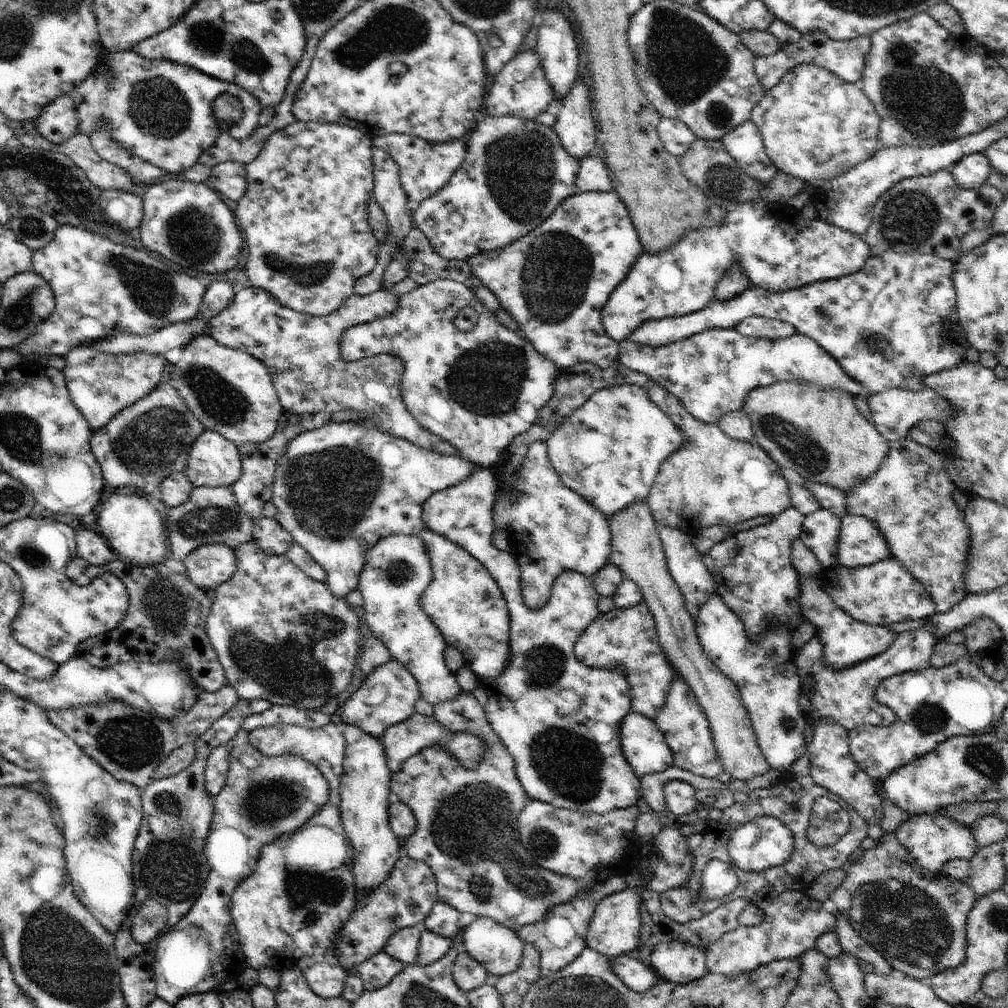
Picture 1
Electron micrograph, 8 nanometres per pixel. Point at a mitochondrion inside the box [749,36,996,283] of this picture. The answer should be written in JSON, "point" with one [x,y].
{"point":[914,99]}

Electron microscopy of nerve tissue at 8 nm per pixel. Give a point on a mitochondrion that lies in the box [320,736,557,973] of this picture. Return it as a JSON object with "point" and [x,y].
{"point":[459,818]}

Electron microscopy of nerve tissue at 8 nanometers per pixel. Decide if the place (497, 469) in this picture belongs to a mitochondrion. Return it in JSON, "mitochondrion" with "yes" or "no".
{"mitochondrion":"no"}

